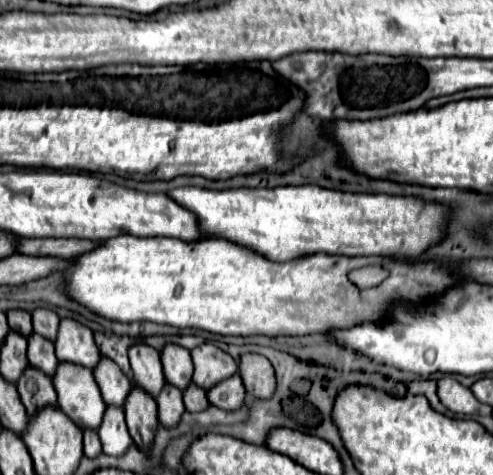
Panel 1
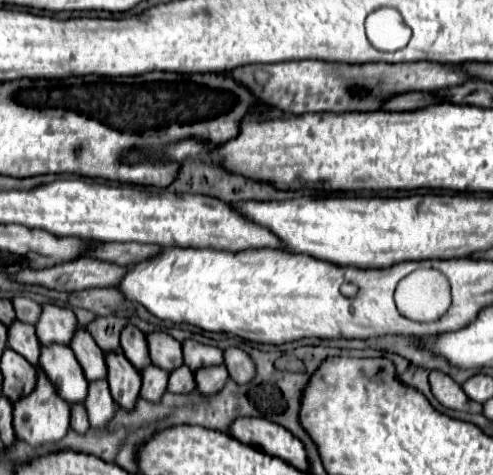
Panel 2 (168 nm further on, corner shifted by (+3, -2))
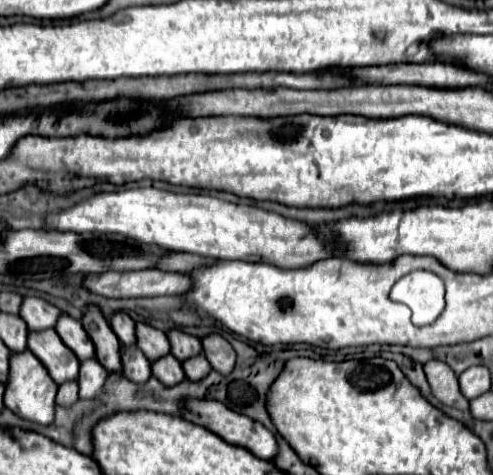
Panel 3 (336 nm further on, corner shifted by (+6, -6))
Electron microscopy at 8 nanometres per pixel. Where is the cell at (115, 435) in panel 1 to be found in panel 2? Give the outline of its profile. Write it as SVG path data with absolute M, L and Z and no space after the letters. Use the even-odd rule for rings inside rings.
M91 383L89 399L85 401L85 409L89 413L89 423L93 429L105 429L115 415L115 401L107 383Z

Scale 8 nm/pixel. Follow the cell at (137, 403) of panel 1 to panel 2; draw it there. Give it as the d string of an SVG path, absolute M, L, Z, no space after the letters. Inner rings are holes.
M107 355L109 389L115 403L125 411L135 411L141 395L141 373L125 359L125 355Z

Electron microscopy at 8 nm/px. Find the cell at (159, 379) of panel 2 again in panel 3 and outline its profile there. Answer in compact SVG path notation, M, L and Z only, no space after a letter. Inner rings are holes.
M120 345L120 359L122 359L122 373L134 383L146 383L150 379L150 361L142 355L136 345Z

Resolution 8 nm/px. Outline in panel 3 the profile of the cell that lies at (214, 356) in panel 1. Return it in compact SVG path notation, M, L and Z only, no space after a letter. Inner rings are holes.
M170 329L166 333L168 341L170 341L170 353L178 359L178 361L184 361L192 355L198 355L202 351L202 345L200 341L194 337L194 335L188 335L180 329Z

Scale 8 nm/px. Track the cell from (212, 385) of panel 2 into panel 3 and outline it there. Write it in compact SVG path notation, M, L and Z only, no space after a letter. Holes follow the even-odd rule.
M200 353L200 355L194 355L190 359L186 359L186 363L182 361L182 369L184 369L184 375L190 379L190 381L198 381L202 377L206 377L206 371L210 371L210 363L206 361L206 357Z

